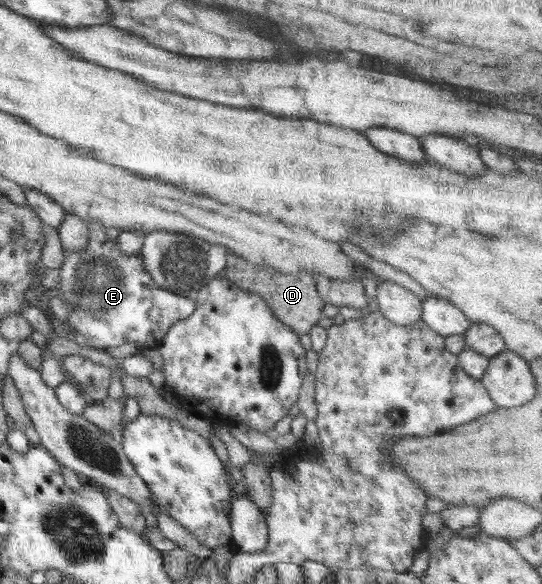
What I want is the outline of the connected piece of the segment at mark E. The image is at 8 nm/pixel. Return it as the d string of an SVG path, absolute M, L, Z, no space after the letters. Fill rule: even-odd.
M88 220L89 239L87 245L78 252L64 250L63 263L59 267L59 287L57 293L69 307L67 323L76 341L81 345L107 351L108 348L119 347L127 343L136 343L140 347L156 349L162 345L162 339L173 324L187 319L196 308L191 297L183 297L182 294L171 293L171 290L161 289L152 279L150 273L144 269L144 263L140 252L136 254L124 254L120 250L117 240L111 240L107 236L106 227L97 220ZM159 308L161 318L153 322L148 318L149 310Z

